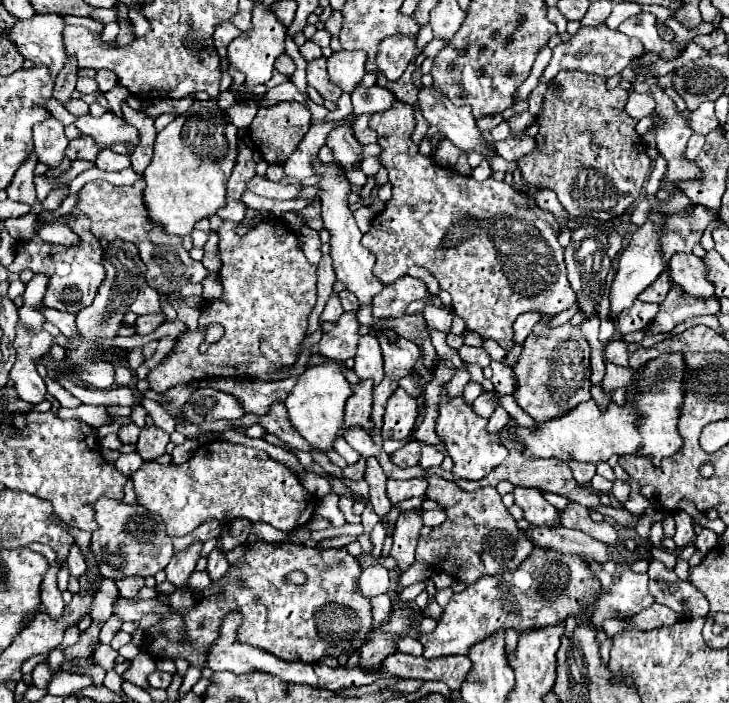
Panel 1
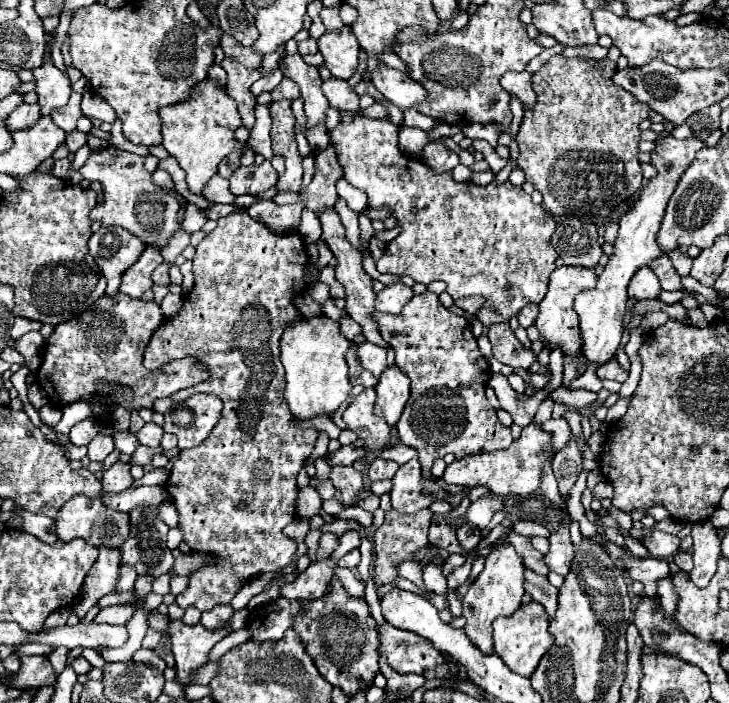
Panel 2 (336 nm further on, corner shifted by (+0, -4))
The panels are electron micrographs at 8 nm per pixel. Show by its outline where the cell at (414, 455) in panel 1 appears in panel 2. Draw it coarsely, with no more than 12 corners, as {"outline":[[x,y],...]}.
{"outline":[[374,458],[368,468],[370,480],[392,478],[398,470],[394,460]]}

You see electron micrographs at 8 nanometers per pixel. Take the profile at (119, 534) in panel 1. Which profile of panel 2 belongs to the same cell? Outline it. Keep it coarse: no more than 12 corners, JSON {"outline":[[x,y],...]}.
{"outline":[[74,496],[56,518],[64,542],[84,538],[120,550],[128,512]]}

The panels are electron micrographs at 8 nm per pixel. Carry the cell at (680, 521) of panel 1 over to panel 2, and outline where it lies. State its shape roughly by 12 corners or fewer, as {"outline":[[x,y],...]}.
{"outline":[[652,532],[642,544],[654,558],[672,558],[680,538],[666,532]]}

